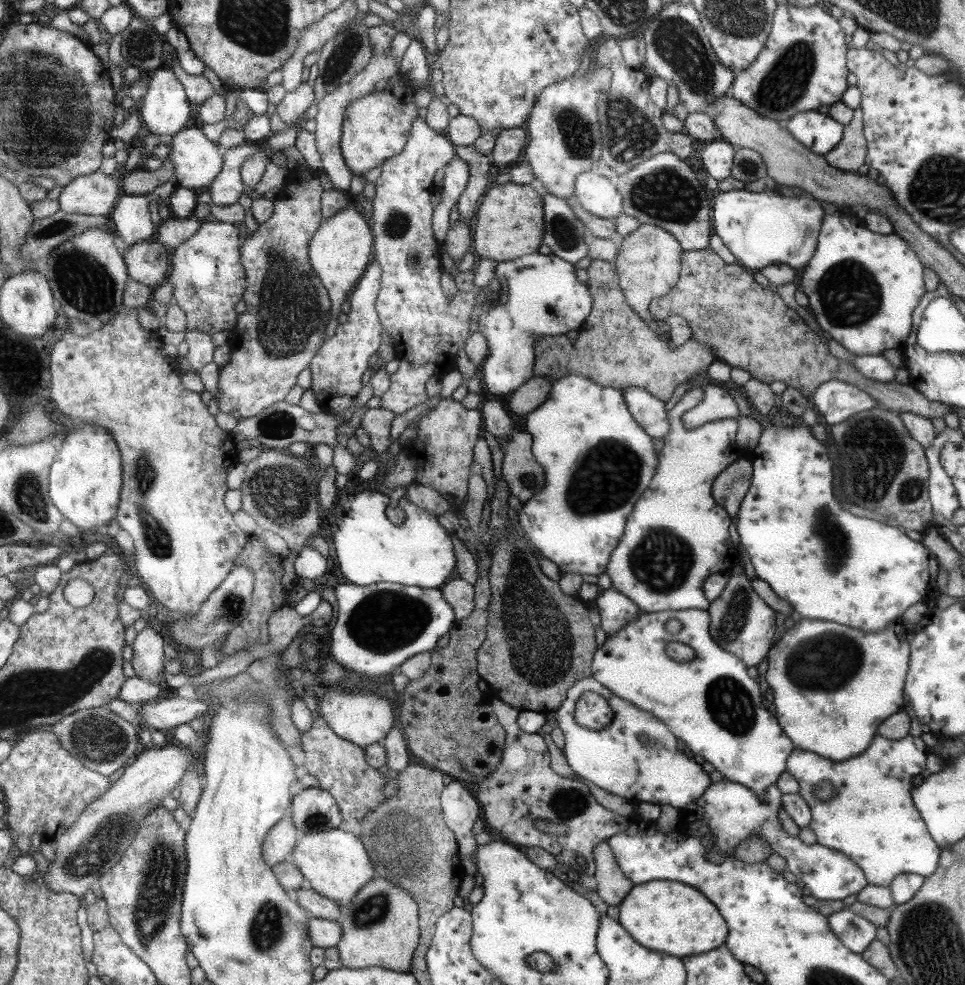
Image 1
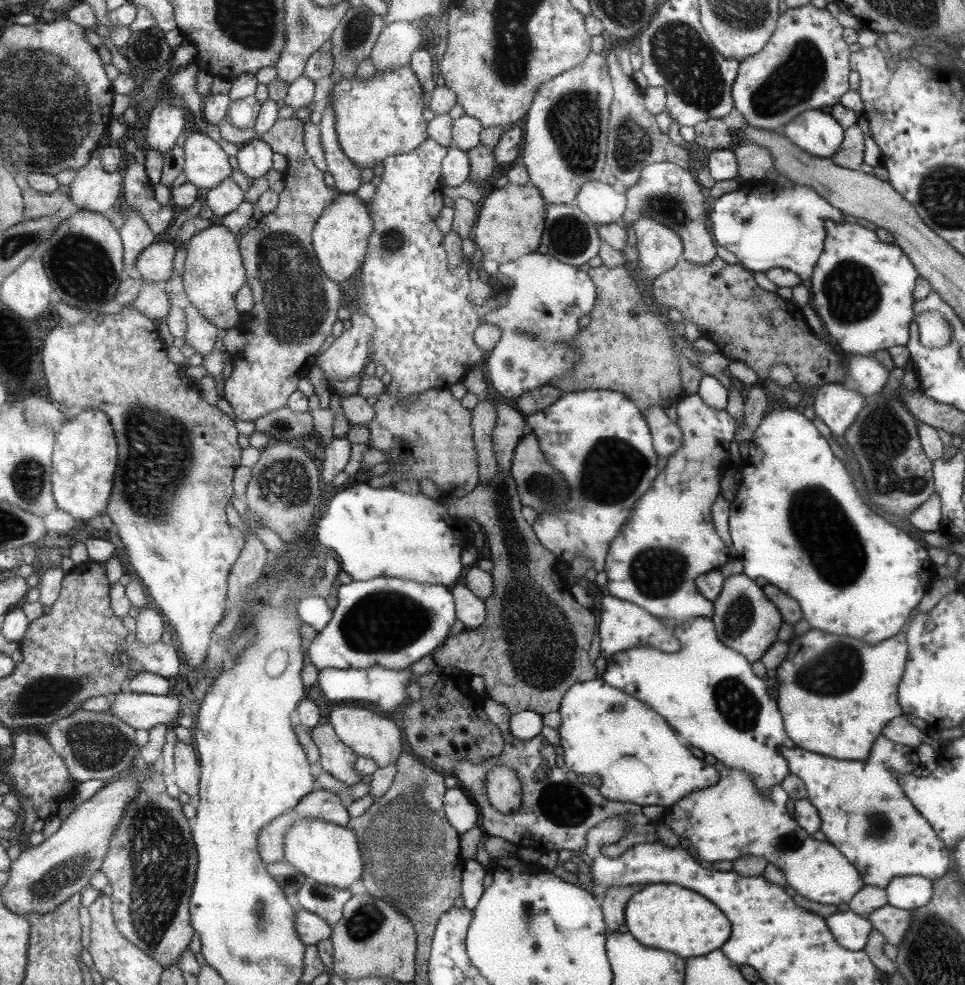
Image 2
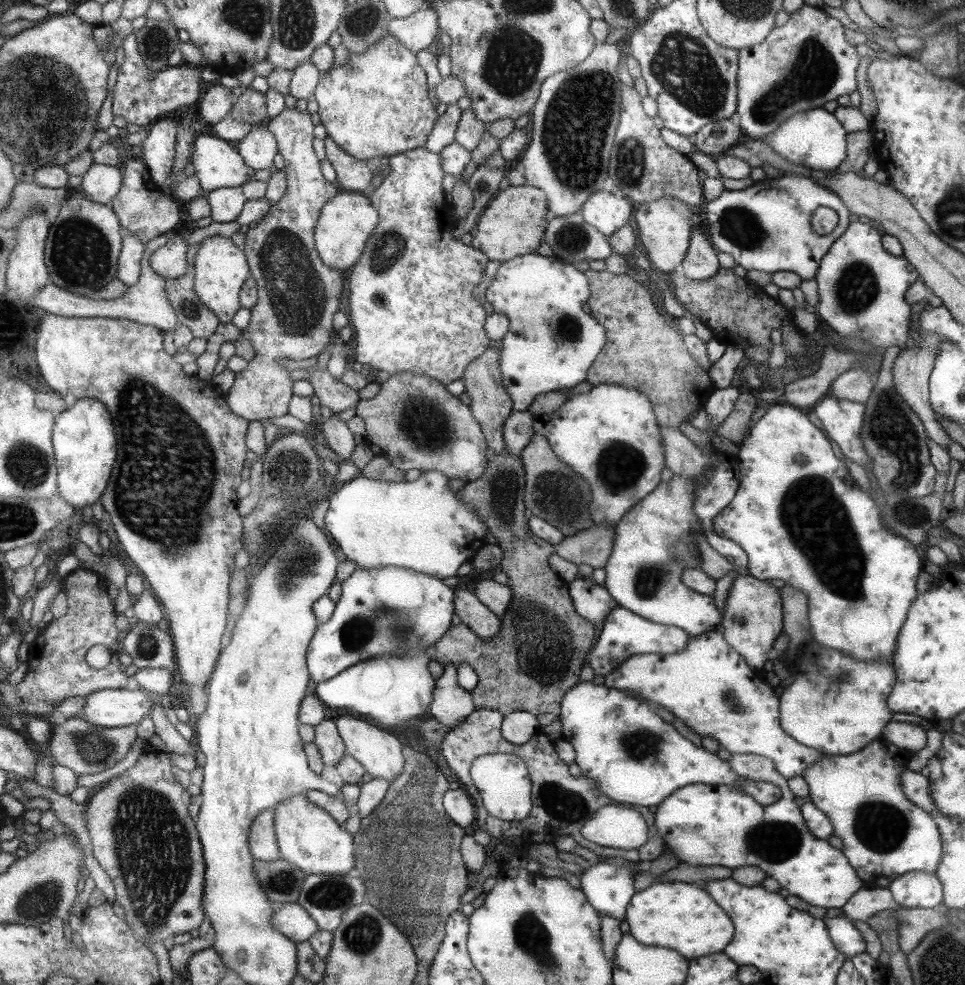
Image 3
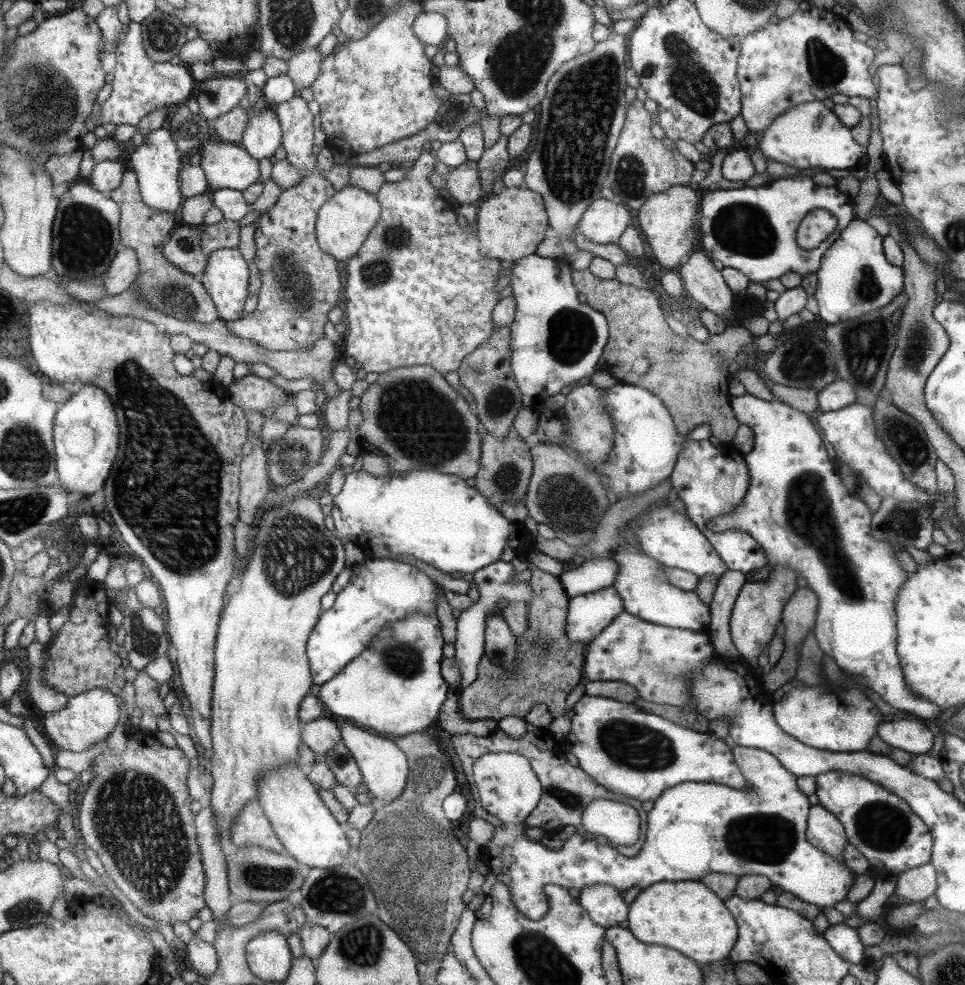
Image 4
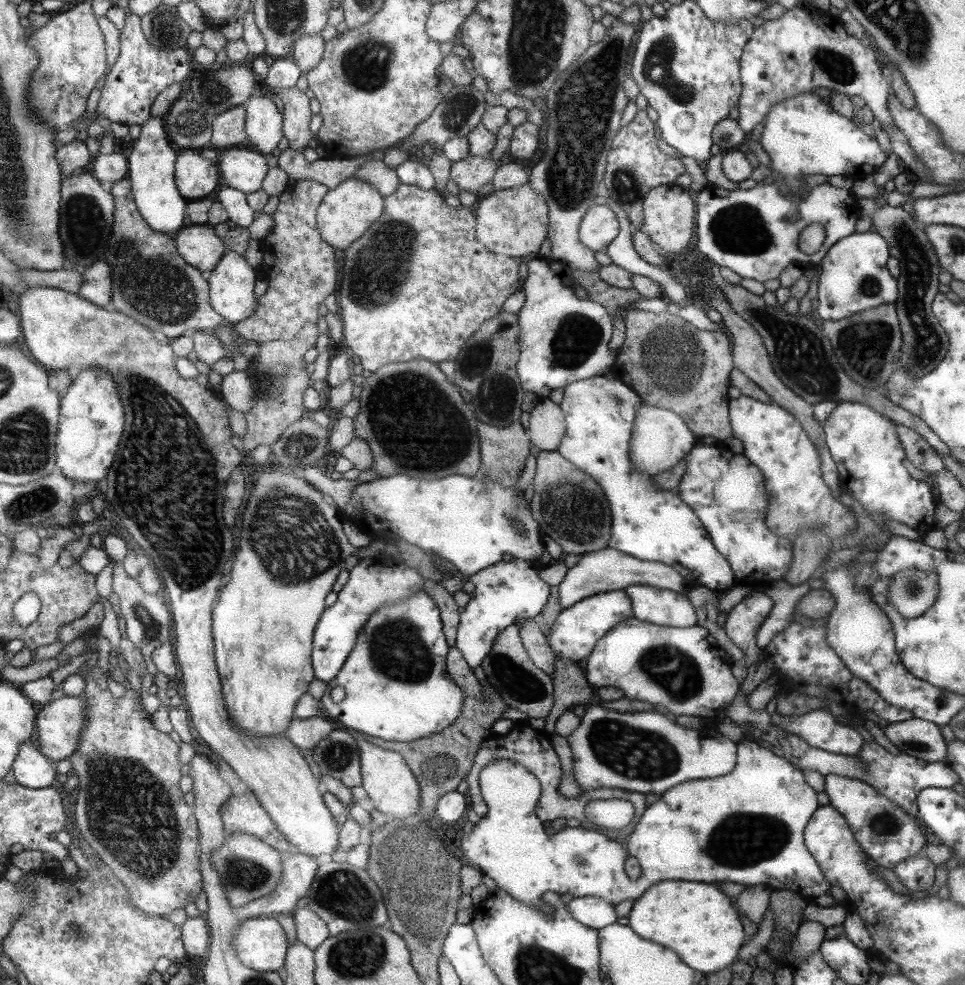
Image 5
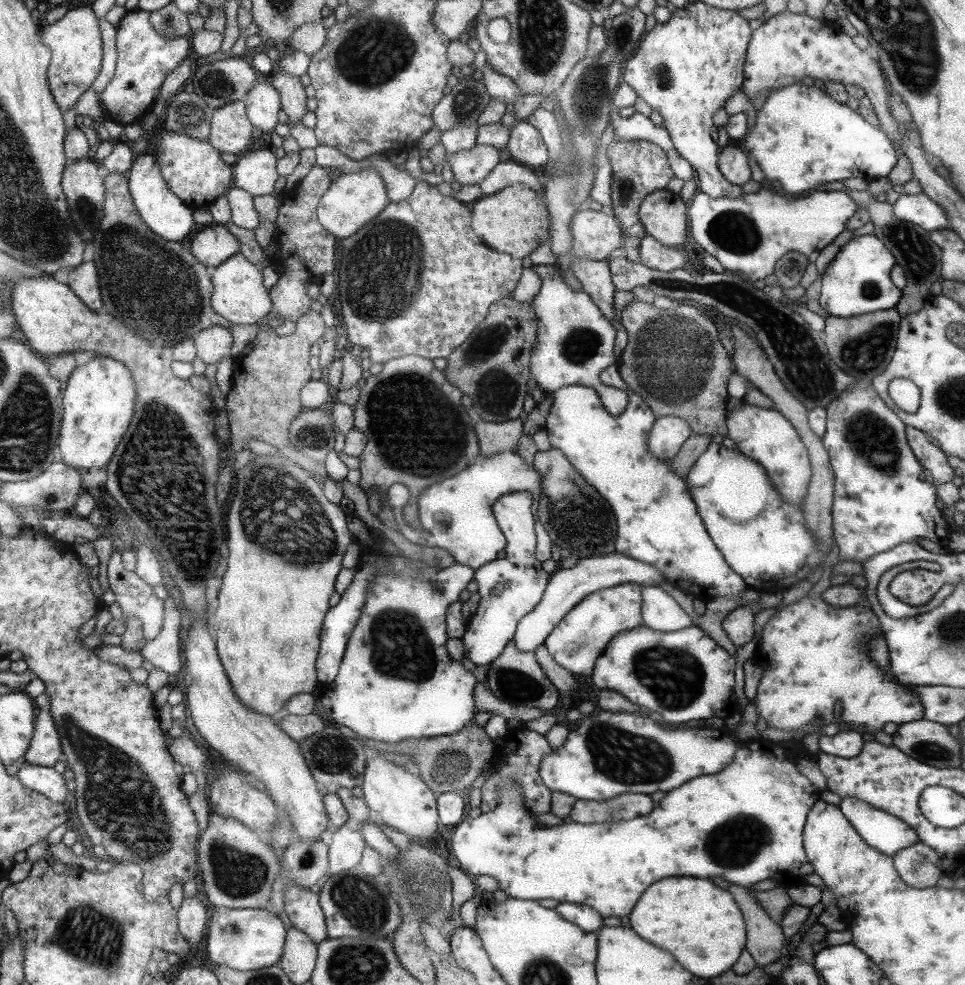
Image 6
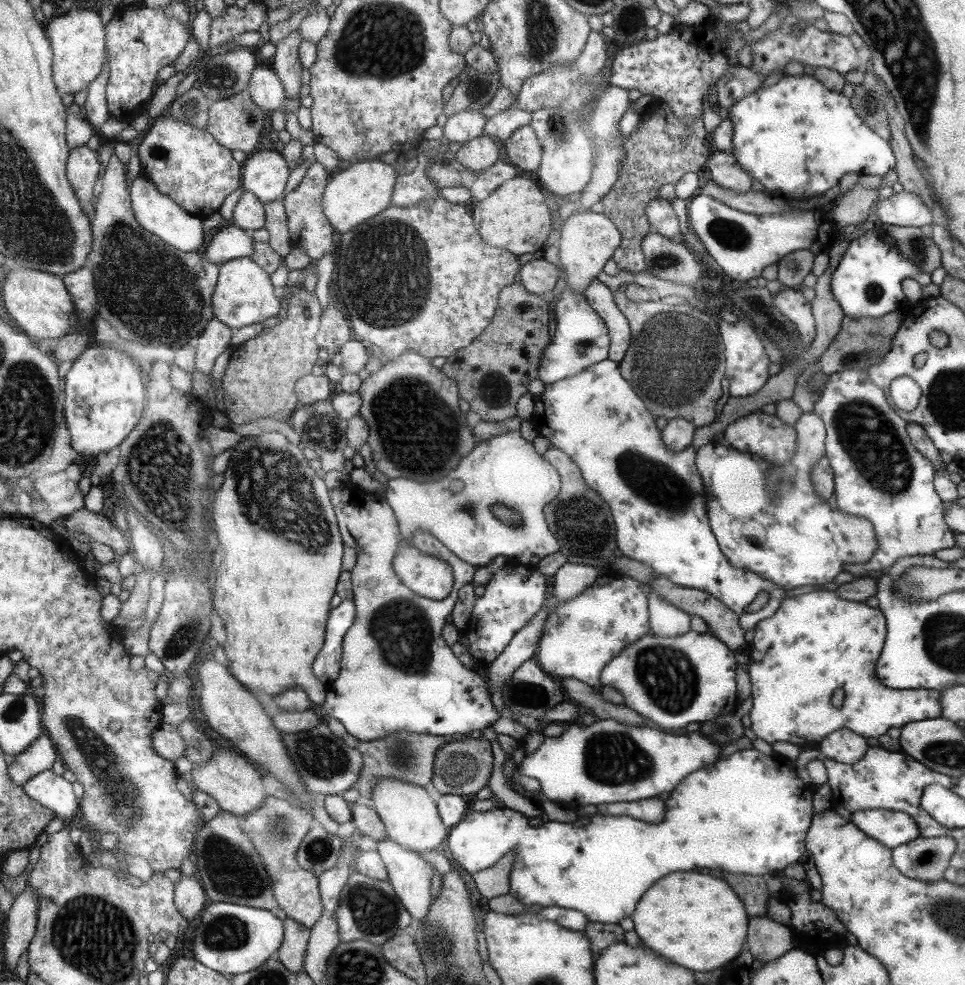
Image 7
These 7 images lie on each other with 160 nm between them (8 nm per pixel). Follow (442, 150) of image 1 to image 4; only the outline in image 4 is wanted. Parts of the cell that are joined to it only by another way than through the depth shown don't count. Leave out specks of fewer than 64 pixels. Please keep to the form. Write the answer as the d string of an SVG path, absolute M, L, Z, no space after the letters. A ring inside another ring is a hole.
M424 150L414 161L407 166L407 172L404 177L397 182L385 182L378 192L378 200L381 204L381 216L378 218L377 224L370 230L369 236L363 241L361 248L354 257L348 258L347 262L347 286L345 289L345 298L347 303L343 318L346 325L346 332L343 335L345 341L346 356L353 358L357 367L362 368L366 372L377 372L378 374L401 368L402 366L431 366L438 371L439 374L445 376L447 372L455 372L461 364L463 358L467 354L473 352L486 342L493 333L495 326L493 323L494 306L498 304L497 294L493 291L493 285L499 276L500 261L495 258L487 258L479 254L478 238L475 234L471 234L471 226L468 228L459 228L455 222L455 214L451 212L451 208L447 208L447 204L437 196L435 188L429 182L429 175L434 172L435 160L433 156Z

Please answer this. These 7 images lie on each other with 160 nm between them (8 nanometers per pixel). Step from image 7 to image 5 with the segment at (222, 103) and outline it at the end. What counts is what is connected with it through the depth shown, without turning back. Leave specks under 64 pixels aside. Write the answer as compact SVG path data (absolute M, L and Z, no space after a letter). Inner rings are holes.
M243 106L231 107L218 114L213 120L210 142L207 147L215 150L229 149L237 147L239 142L245 142L243 118L246 118L246 109Z

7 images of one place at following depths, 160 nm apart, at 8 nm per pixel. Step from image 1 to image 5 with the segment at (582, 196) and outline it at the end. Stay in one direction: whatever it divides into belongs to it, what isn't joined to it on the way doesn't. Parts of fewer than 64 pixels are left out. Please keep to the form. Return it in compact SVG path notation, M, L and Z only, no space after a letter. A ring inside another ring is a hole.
M591 206L586 210L578 228L578 238L594 252L605 250L618 236L622 220L609 206Z

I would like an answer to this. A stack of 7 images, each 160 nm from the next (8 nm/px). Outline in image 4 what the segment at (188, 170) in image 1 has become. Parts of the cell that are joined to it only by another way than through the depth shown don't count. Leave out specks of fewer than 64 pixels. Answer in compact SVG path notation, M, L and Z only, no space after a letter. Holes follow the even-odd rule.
M205 142L199 148L200 164L211 190L228 188L242 192L259 180L258 159L237 144Z

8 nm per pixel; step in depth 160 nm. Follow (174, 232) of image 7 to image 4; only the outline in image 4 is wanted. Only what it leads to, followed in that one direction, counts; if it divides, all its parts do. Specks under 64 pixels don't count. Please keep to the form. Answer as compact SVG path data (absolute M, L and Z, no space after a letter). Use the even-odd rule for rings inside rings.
M165 126L151 131L144 137L143 144L136 147L131 156L131 170L138 174L143 202L147 206L151 206L153 210L179 214L185 200L182 194L182 178L180 177L185 161L182 151L179 150L178 143Z

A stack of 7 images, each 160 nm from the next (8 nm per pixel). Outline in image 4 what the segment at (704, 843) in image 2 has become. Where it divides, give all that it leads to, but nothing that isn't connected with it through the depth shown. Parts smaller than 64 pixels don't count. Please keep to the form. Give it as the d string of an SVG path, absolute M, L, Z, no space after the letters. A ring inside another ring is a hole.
M736 746L732 751L738 769L748 782L748 788L739 790L725 783L711 782L685 782L683 786L673 786L671 790L667 790L667 794L663 792L663 798L659 796L653 808L649 810L647 838L633 857L625 857L611 851L605 843L583 838L577 833L565 839L558 850L548 849L540 842L529 841L524 835L526 818L535 808L542 793L541 783L529 760L517 753L482 754L473 762L471 774L476 786L476 802L502 824L494 829L490 842L480 847L481 861L494 873L497 881L510 887L510 898L518 907L518 911L533 921L539 920L548 908L542 891L543 885L546 884L566 887L577 893L587 885L609 885L623 892L632 886L647 888L653 882L695 880L695 876L705 876L707 872L734 874L736 877L745 877L748 874L765 876L773 889L790 892L820 909L834 908L838 902L847 900L847 892L852 884L851 870L820 851L806 838L806 820L810 806L807 804L807 796L797 785L797 777L768 751L743 746Z

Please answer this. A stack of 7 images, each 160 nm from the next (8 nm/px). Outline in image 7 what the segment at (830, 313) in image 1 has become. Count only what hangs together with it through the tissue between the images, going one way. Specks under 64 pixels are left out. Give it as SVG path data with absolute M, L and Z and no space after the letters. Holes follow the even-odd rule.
M866 230L863 235L849 241L835 270L831 272L832 297L838 302L844 316L849 318L879 318L893 312L900 302L907 299L902 291L905 279L918 279L923 286L931 282L929 274L921 274L917 265L898 250L892 239L890 243L885 243L875 232L876 230Z

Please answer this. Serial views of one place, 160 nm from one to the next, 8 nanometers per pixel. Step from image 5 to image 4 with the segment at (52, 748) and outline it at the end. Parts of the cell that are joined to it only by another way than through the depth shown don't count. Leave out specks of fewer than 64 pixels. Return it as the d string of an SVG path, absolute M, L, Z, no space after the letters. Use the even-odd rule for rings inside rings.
M88 690L70 698L65 710L36 713L48 734L52 748L83 752L95 743L105 741L109 734L117 728L121 720L121 704L123 697L113 694L110 690Z

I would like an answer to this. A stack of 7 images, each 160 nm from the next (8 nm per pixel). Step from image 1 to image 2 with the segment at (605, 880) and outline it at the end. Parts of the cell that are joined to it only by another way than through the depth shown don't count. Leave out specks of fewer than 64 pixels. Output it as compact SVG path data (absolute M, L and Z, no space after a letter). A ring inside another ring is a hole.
M619 882L608 884L610 888L603 890L605 893L602 894L601 902L606 930L607 933L610 933L611 931L617 931L617 927L624 923L624 908L631 895L648 884L619 885Z

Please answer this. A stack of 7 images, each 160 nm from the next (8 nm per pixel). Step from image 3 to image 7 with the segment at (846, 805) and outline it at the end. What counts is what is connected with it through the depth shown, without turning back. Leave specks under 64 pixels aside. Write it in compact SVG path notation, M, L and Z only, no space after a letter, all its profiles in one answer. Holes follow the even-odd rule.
M865 809L851 813L850 822L883 846L895 848L920 836L911 816L899 810Z

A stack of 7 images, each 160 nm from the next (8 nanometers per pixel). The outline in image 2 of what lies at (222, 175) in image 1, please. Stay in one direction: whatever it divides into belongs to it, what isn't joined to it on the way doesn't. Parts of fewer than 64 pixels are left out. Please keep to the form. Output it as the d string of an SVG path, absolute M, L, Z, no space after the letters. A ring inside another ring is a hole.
M229 177L210 189L203 204L209 207L215 218L225 216L228 212L235 210L241 202L244 202L244 193Z

